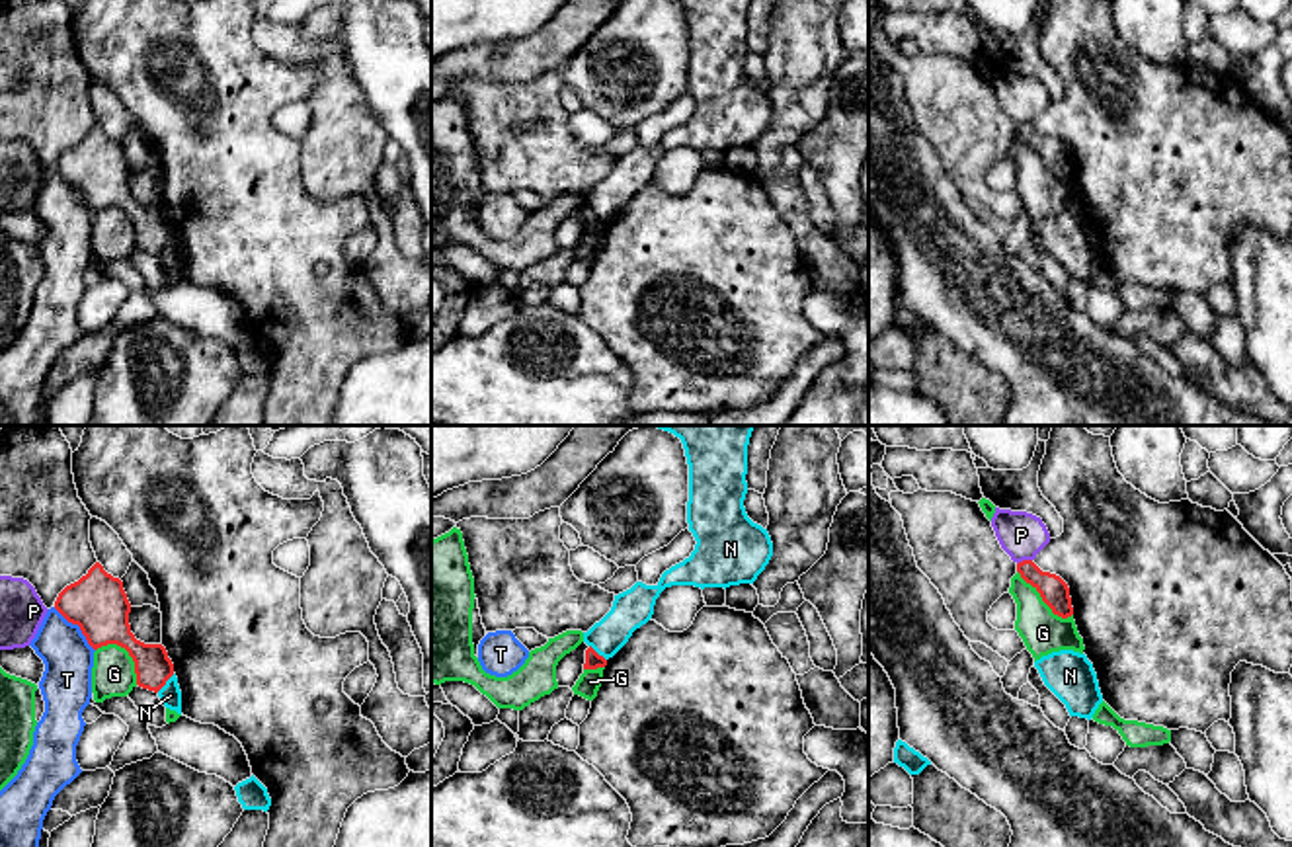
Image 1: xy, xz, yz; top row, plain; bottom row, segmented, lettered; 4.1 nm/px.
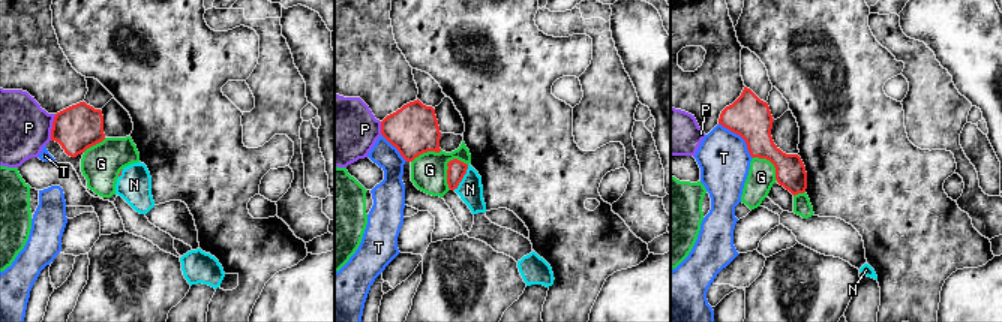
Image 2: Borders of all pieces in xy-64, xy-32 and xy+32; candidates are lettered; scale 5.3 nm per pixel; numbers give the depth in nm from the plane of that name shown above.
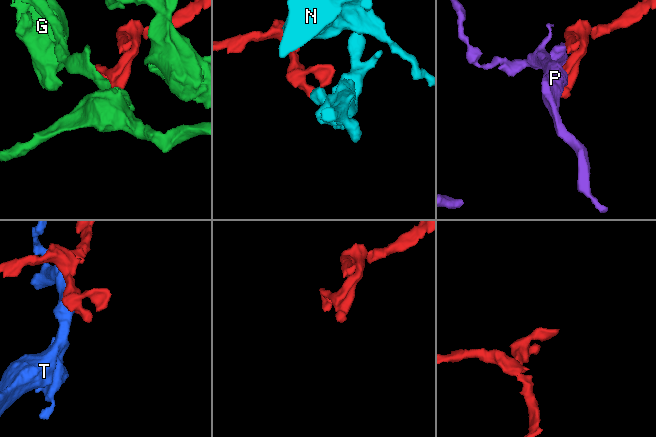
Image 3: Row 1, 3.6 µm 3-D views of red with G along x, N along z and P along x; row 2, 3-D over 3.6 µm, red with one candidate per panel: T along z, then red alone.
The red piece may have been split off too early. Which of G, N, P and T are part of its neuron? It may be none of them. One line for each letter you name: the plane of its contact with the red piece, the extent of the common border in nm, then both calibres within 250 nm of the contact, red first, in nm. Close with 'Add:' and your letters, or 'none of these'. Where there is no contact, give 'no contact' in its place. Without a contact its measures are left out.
Add: none of these

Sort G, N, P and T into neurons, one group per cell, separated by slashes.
G / N / P / T

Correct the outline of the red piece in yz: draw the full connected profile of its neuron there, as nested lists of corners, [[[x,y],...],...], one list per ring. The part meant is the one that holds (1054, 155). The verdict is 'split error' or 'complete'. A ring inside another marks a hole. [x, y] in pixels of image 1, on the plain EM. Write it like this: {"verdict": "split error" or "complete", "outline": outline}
{"verdict": "complete", "outline": [[[1032,123],[1019,125],[1017,135],[1040,156],[1042,164],[1054,178],[1062,182],[1073,178],[1070,150],[1060,139],[1042,135]]]}

